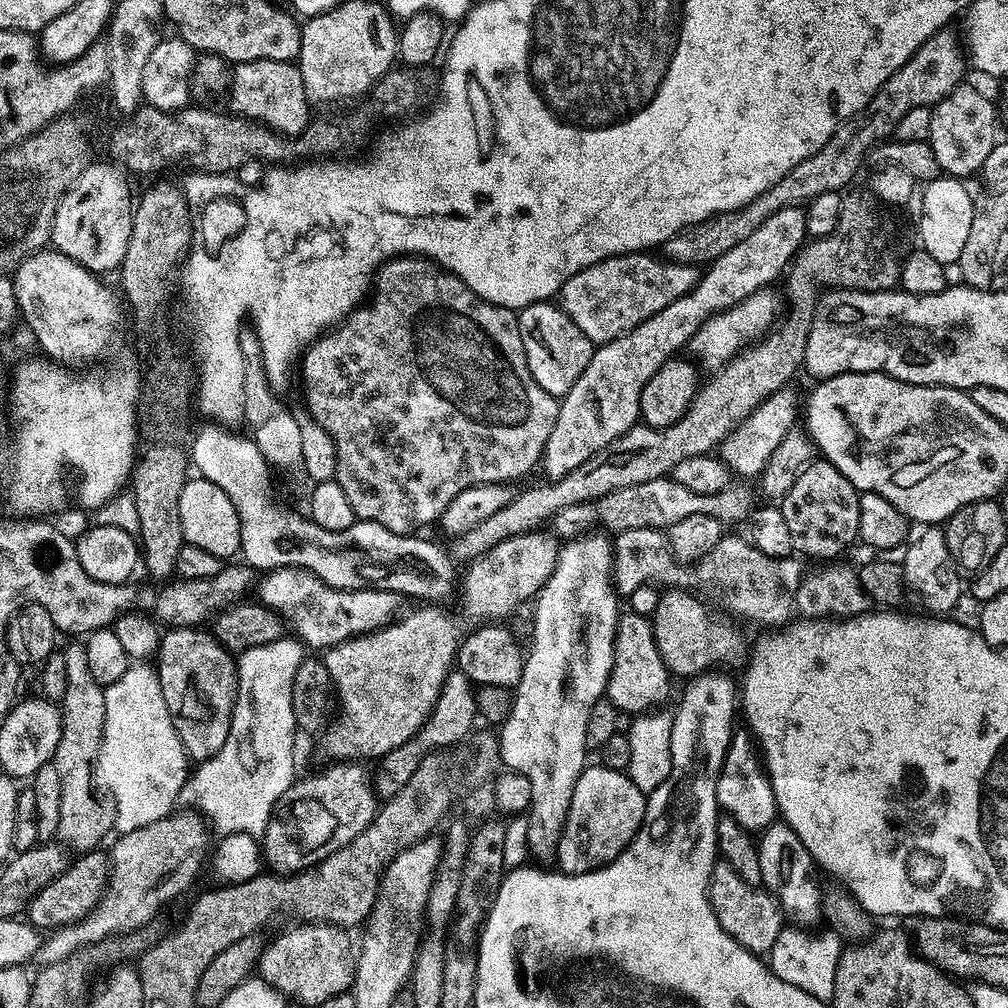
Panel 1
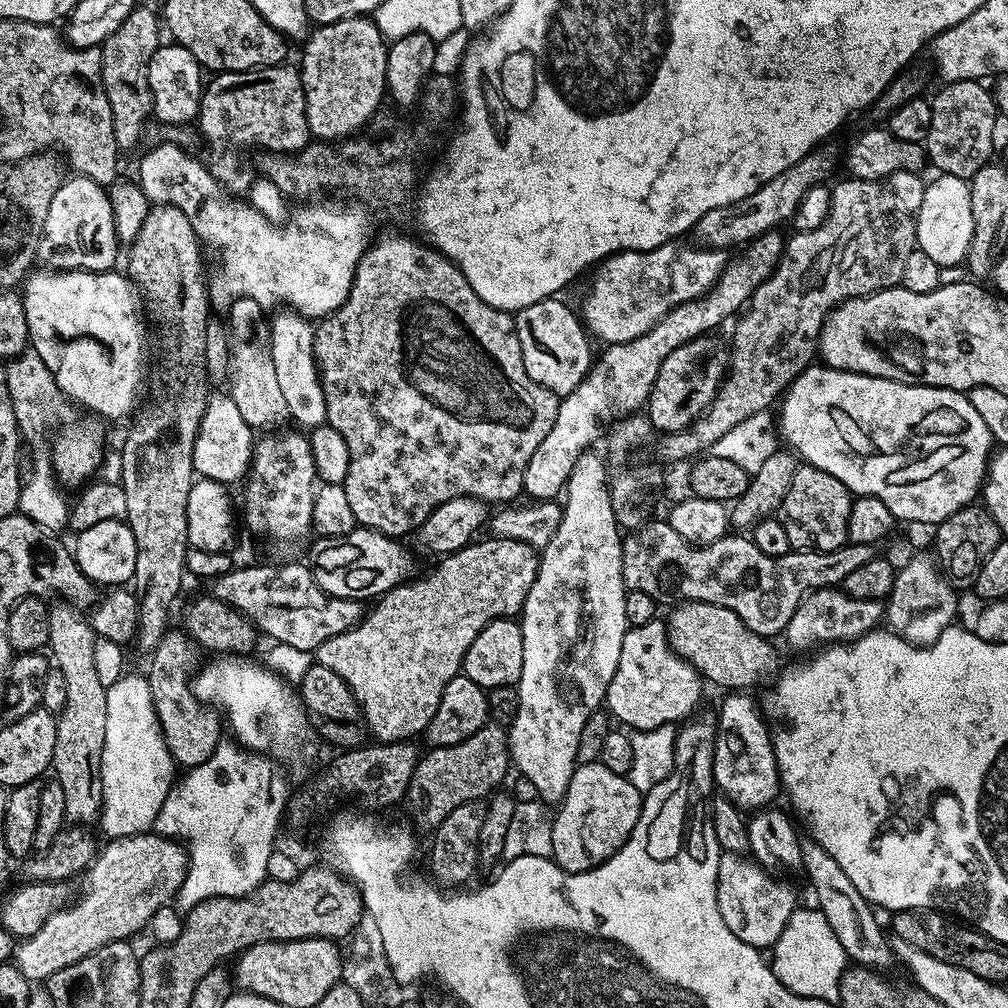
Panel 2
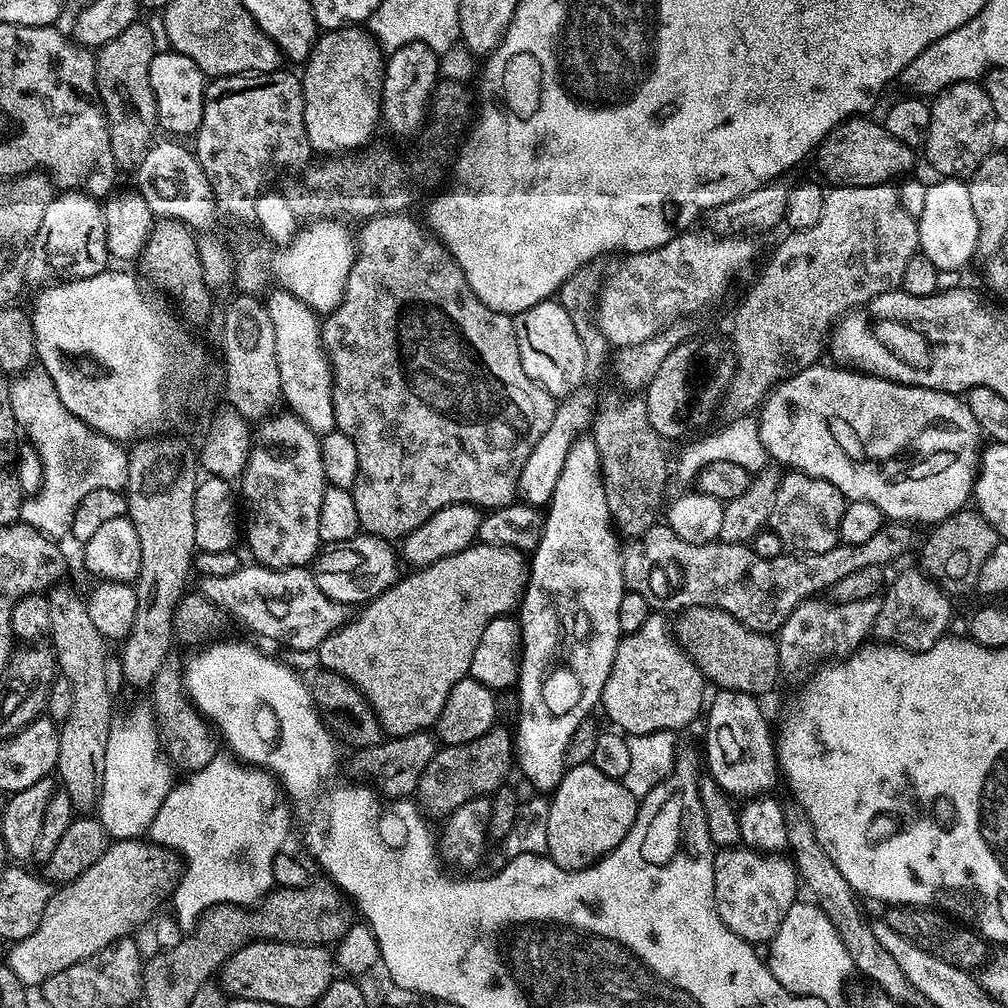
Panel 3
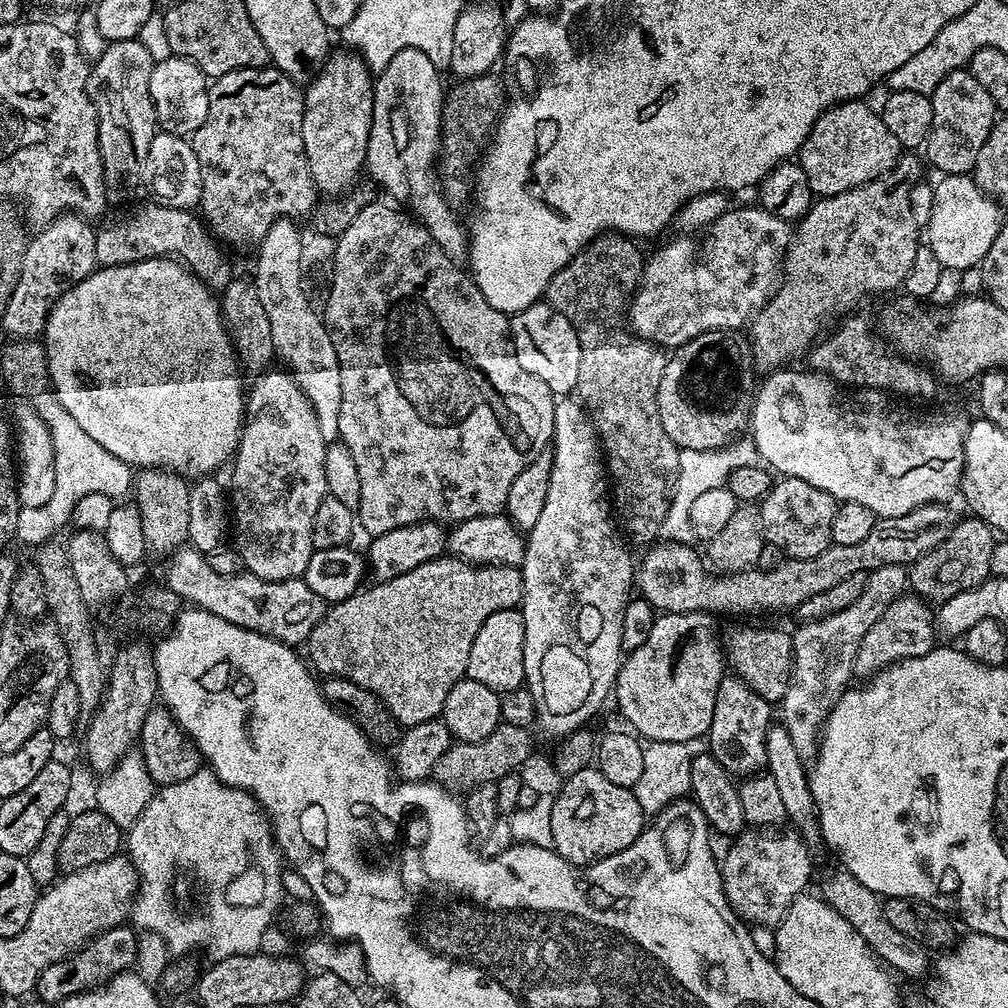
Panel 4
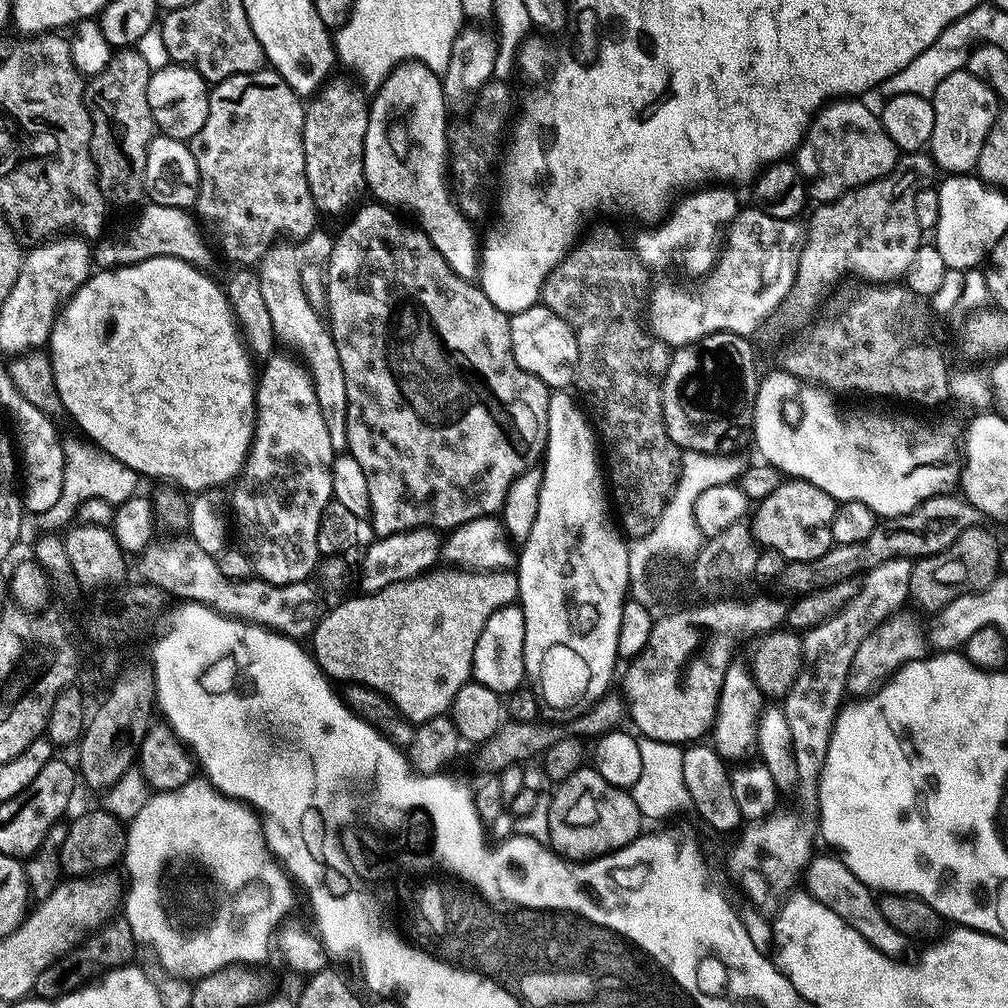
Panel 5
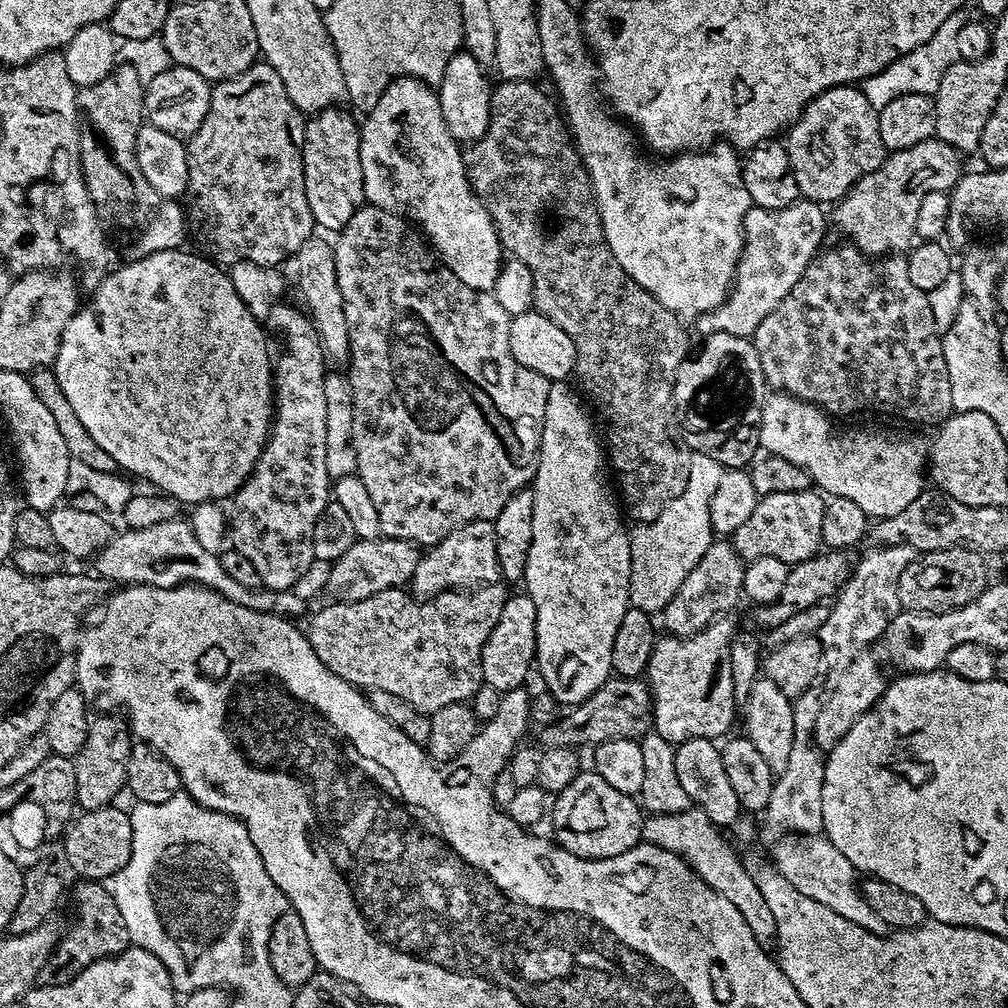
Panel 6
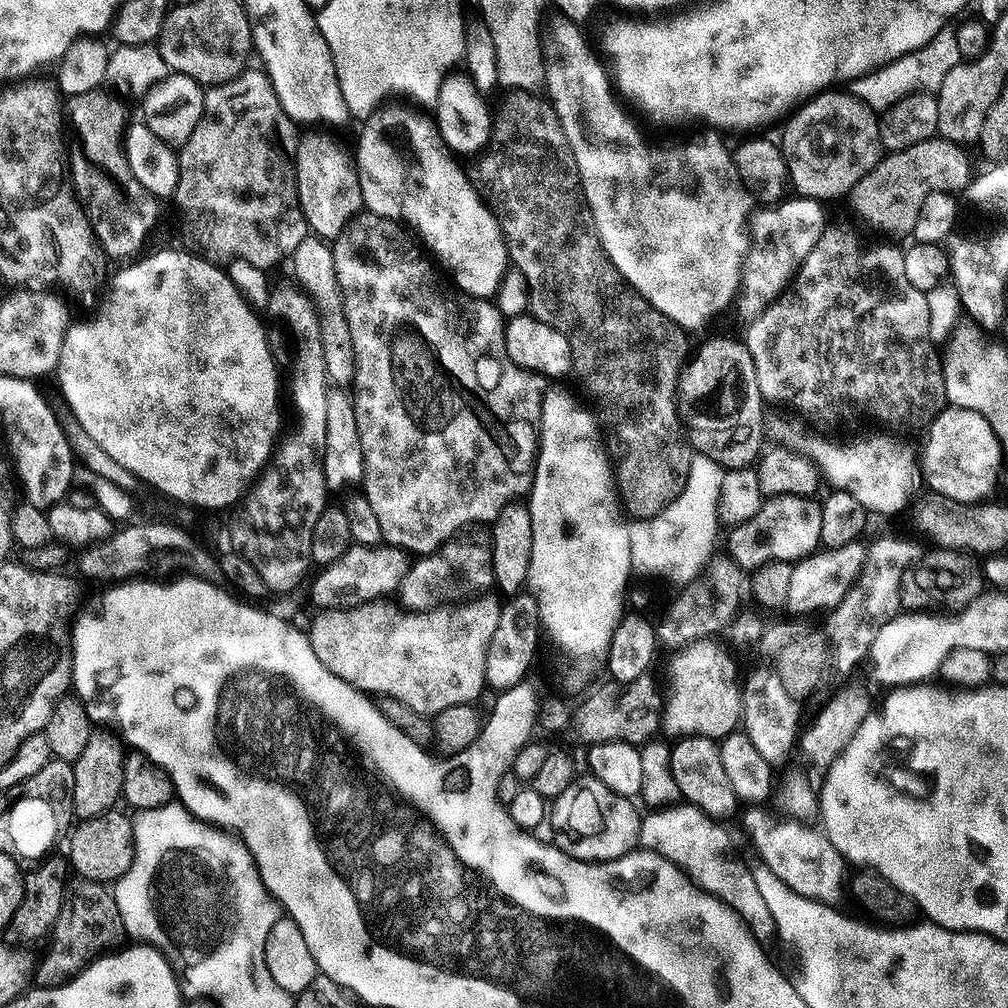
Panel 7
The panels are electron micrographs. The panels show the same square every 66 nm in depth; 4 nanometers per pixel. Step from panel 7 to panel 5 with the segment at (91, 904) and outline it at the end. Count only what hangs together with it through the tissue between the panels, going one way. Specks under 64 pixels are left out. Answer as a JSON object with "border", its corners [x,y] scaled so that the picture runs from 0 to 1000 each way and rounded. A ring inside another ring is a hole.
{"border":[[[111,911],[98,921],[87,926],[75,939],[71,940],[60,951],[56,952],[42,966],[38,966],[35,987],[41,992],[55,992],[65,984],[71,984],[112,961],[122,960],[132,955],[131,947],[137,943],[133,927],[129,923],[129,915],[122,911]]]}

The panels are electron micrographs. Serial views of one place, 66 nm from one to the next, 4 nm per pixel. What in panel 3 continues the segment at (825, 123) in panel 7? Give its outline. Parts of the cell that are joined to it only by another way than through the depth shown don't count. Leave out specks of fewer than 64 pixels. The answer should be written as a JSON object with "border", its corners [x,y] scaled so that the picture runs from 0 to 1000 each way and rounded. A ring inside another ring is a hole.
{"border":[[[850,113],[840,119],[834,119],[829,126],[825,127],[821,131],[821,135],[817,140],[814,141],[813,146],[812,148],[812,154],[809,156],[810,163],[813,166],[813,171],[818,175],[822,180],[820,181],[822,184],[831,186],[831,187],[850,187],[851,185],[867,185],[868,183],[880,183],[882,181],[888,180],[890,177],[888,175],[896,176],[898,173],[896,171],[901,171],[905,167],[905,155],[907,155],[906,148],[900,147],[895,141],[891,141],[891,137],[887,137],[887,133],[883,133],[877,128],[876,122],[870,121],[869,123],[865,119],[861,119],[865,117],[858,117],[856,114]]]}

